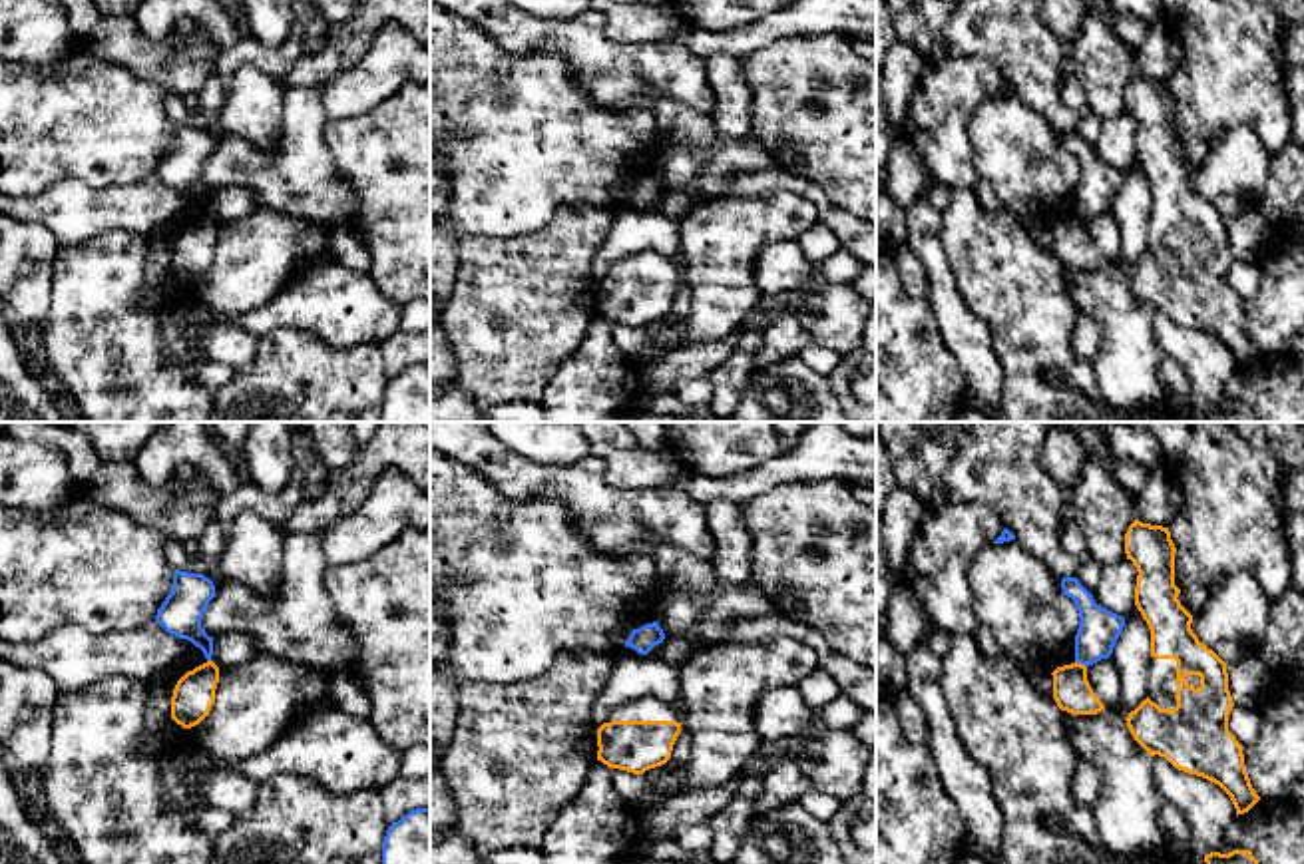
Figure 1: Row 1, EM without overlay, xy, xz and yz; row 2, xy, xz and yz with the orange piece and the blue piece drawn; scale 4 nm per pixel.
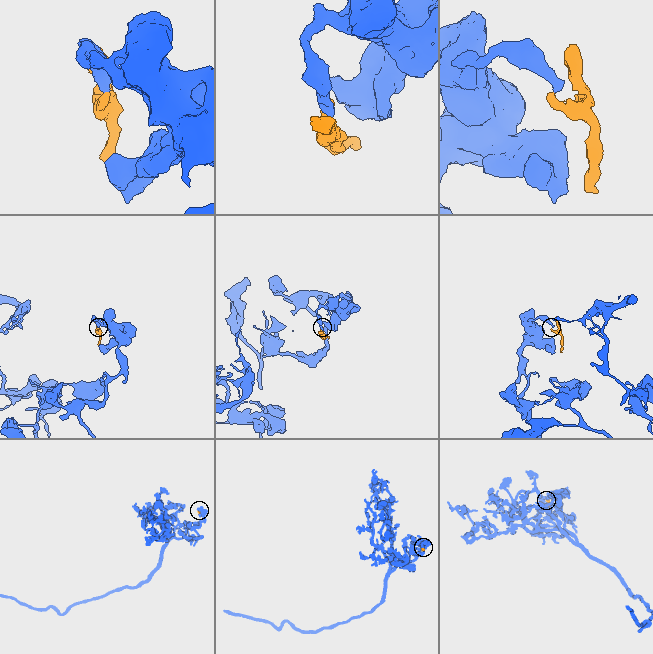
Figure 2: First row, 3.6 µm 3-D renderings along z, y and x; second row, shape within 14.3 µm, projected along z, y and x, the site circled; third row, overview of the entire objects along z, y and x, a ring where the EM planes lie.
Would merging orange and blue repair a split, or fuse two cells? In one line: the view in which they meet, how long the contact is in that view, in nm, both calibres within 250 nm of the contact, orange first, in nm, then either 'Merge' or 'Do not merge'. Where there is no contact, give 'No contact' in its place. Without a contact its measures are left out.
Touches orange in yz. Shared border 60 nm. Thickness 160 nm (orange) against 160 nm. Do not merge

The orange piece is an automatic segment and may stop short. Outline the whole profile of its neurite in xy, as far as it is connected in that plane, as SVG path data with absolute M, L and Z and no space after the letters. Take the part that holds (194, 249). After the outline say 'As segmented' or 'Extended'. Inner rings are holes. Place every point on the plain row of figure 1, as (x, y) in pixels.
M207 215L187 225L175 239L171 251L171 273L183 283L199 279L215 257L219 221Z. As segmented

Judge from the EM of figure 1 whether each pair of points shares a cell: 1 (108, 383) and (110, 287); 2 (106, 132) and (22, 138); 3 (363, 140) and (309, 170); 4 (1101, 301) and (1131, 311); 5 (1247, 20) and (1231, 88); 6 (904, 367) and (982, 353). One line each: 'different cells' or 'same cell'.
1: same cell
2: same cell
3: different cells
4: same cell
5: same cell
6: different cells

